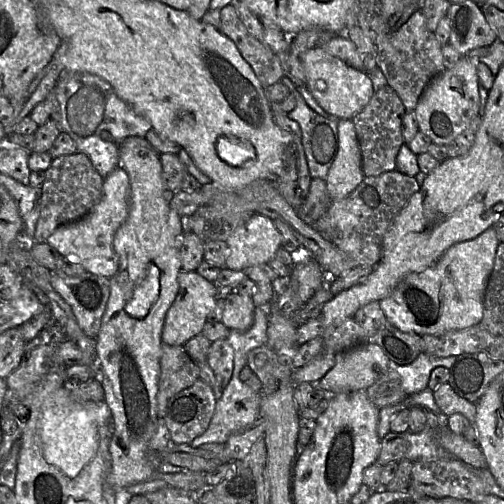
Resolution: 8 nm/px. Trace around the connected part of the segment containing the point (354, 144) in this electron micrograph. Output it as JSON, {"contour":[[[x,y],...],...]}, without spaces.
{"contour":[[[326,117],[326,118],[336,119],[336,120],[337,120],[337,123],[338,123],[338,152],[337,152],[337,154],[336,154],[336,157],[335,157],[335,159],[334,159],[334,161],[333,161],[333,163],[332,163],[330,169],[329,169],[328,176],[327,176],[327,178],[326,178],[326,180],[325,180],[325,181],[326,181],[326,186],[327,186],[327,192],[328,192],[328,194],[329,194],[329,197],[330,197],[331,201],[336,201],[336,200],[340,200],[340,199],[344,198],[345,196],[347,196],[348,194],[350,194],[350,193],[362,182],[362,180],[365,178],[365,176],[364,176],[363,171],[362,171],[362,156],[361,156],[361,150],[360,150],[360,147],[359,147],[359,142],[358,142],[358,139],[357,139],[357,134],[356,134],[355,126],[354,126],[353,122],[352,122],[352,120],[337,119],[337,118],[335,118],[335,117]]]}

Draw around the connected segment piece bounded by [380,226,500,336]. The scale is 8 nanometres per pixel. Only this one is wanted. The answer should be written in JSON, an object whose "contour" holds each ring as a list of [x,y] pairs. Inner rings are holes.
{"contour":[[[491,226],[474,239],[450,246],[434,265],[406,275],[391,294],[380,301],[387,321],[402,332],[419,336],[479,324],[499,243]]]}

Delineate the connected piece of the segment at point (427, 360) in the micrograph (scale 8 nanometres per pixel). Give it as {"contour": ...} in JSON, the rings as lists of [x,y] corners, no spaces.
{"contour":[[[421,353],[412,363],[398,366],[390,361],[390,370],[395,371],[401,378],[397,391],[391,391],[387,397],[378,397],[373,403],[379,409],[404,402],[408,397],[428,388],[431,372],[438,366],[450,368],[456,362],[456,357],[437,358]]]}

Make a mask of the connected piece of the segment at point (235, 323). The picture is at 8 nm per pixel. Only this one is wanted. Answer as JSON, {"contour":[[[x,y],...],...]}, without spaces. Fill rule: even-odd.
{"contour":[[[235,290],[225,299],[222,323],[230,330],[245,332],[254,324],[256,308],[251,296]]]}

